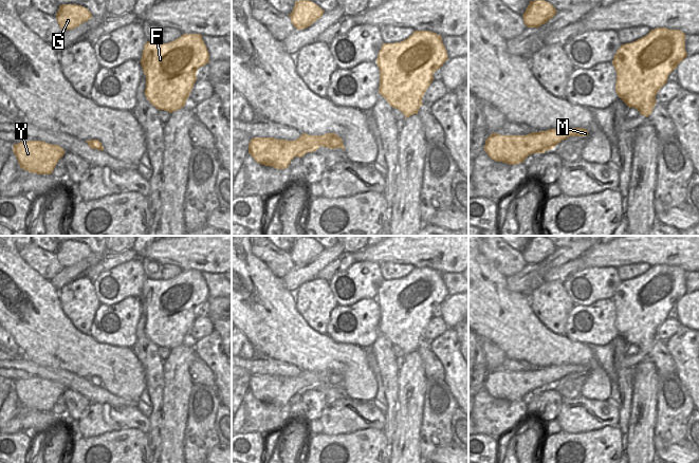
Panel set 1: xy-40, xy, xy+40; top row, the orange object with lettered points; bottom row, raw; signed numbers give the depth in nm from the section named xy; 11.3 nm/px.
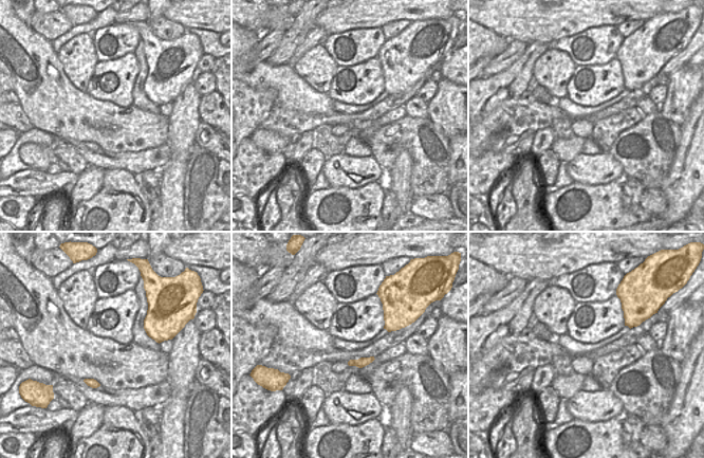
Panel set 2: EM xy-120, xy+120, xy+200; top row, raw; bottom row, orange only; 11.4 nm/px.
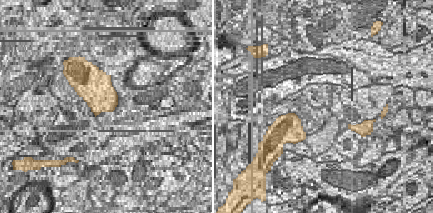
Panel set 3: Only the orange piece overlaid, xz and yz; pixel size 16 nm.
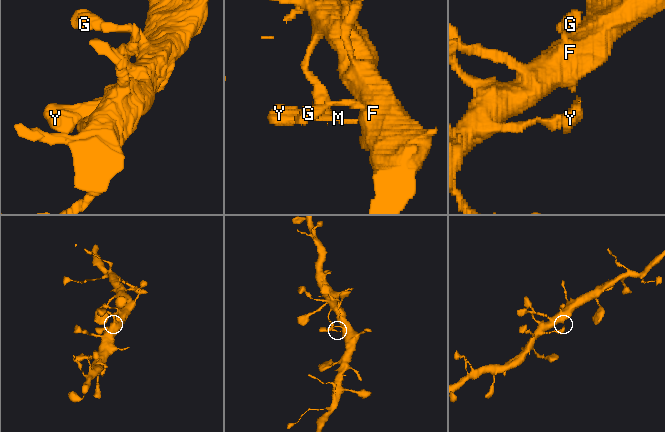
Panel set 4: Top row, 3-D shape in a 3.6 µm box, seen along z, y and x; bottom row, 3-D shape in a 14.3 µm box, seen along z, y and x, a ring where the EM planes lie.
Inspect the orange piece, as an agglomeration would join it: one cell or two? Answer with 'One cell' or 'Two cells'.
Two cells.

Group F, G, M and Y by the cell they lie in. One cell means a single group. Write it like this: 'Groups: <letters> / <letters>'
Groups: F G / M Y.

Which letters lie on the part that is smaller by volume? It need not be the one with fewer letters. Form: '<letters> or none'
M, Y.

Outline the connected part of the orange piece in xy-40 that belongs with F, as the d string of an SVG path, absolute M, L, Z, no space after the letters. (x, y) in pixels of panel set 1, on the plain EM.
M183 271L168 280L147 278L141 301L146 312L146 335L158 347L172 350L183 345L197 317L199 304L209 299L209 290L200 271Z

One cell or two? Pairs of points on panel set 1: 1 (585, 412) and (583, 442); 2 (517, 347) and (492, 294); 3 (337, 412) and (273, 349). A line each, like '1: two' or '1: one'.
1: two
2: one
3: two

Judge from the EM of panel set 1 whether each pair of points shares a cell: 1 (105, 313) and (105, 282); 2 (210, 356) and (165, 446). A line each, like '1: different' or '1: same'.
1: different
2: different

